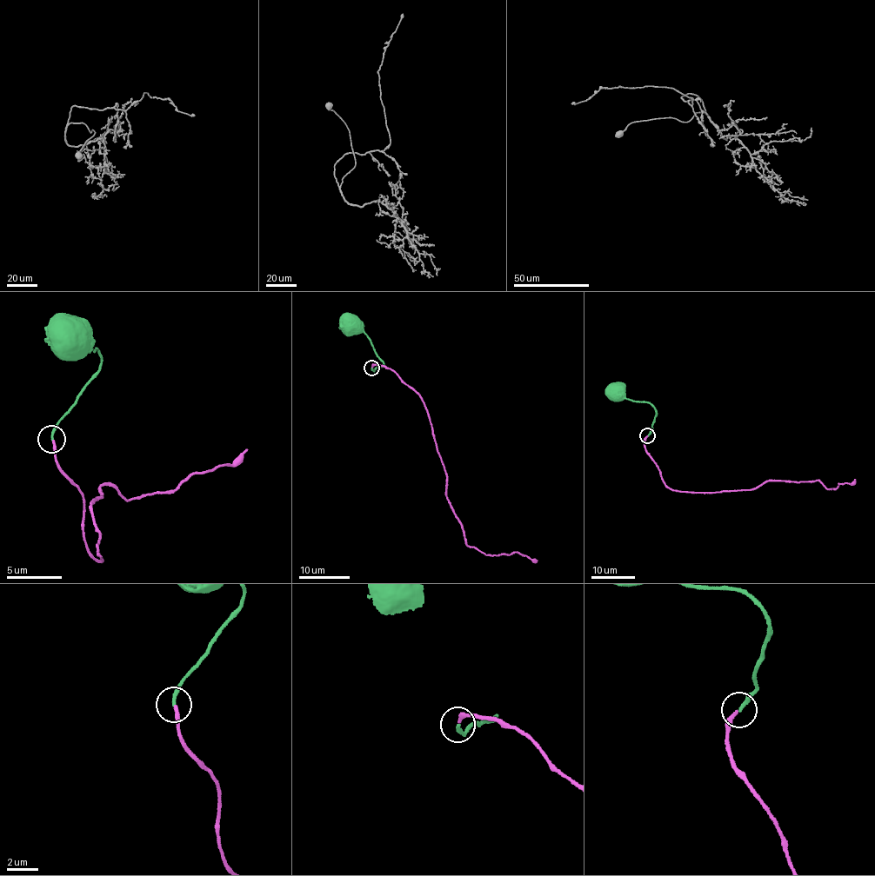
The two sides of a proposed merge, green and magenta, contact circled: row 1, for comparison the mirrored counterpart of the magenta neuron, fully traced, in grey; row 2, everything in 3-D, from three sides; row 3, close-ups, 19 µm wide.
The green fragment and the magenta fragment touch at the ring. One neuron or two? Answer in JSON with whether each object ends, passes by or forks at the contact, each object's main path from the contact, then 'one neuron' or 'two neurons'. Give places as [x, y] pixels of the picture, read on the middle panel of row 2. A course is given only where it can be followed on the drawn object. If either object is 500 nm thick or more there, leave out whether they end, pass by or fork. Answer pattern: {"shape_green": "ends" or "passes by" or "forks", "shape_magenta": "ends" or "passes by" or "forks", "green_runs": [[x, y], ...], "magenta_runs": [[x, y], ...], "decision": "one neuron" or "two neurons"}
{"shape_green": "ends", "shape_magenta": "ends", "green_runs": [[371, 368], [373, 369], [383, 363], [376, 355], [370, 340], [351, 324]], "magenta_runs": [[371, 368], [386, 366], [421, 399], [446, 474], [447, 501], [464, 541], [486, 555], [517, 552], [537, 560]], "decision": "one neuron"}

